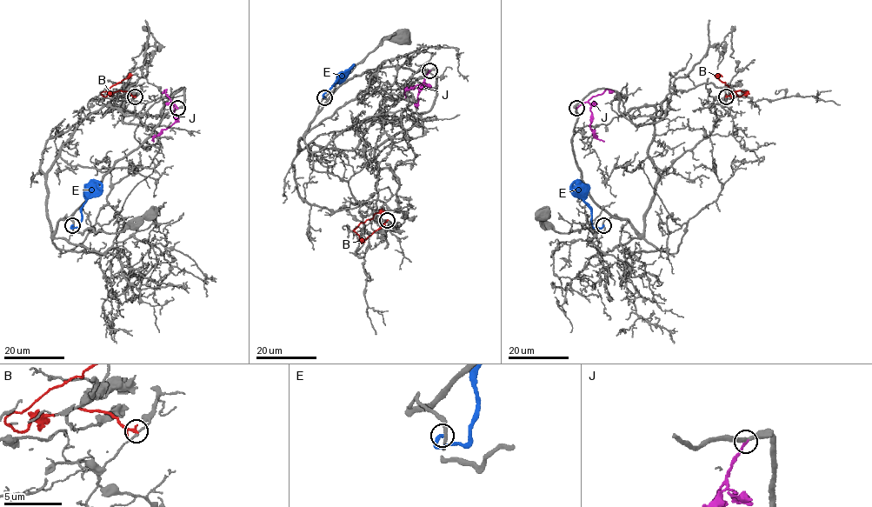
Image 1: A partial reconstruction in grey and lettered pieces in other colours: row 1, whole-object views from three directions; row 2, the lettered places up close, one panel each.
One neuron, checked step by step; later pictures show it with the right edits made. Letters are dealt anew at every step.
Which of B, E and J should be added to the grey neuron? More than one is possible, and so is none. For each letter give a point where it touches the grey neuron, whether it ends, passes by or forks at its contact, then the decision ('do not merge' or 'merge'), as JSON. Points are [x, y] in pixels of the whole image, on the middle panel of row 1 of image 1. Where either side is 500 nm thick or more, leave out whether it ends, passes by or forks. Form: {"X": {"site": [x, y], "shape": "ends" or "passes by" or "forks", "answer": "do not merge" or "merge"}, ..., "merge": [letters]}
{"B": {"site": [387, 220], "shape": "ends", "answer": "do not merge"}, "E": {"site": [324, 97], "shape": "ends", "answer": "do not merge"}, "J": {"site": [429, 70], "shape": "ends", "answer": "do not merge"}, "merge": []}

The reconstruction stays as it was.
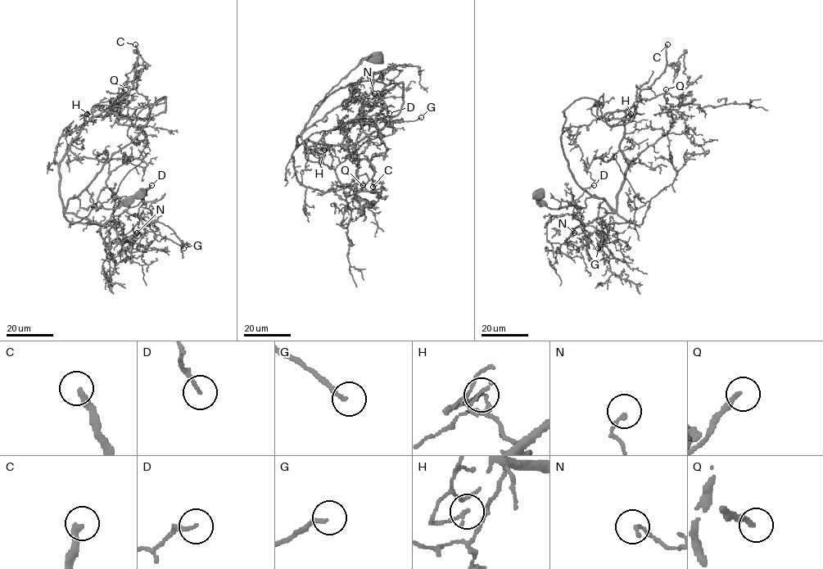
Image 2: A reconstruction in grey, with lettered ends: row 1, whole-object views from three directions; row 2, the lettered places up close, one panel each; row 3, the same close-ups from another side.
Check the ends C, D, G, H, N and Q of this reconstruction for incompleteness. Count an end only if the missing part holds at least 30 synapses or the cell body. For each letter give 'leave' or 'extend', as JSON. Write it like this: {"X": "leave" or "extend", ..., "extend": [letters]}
{"C": "extend", "D": "leave", "G": "extend", "H": "leave", "N": "leave", "Q": "extend", "extend": ["C", "G", "Q"]}

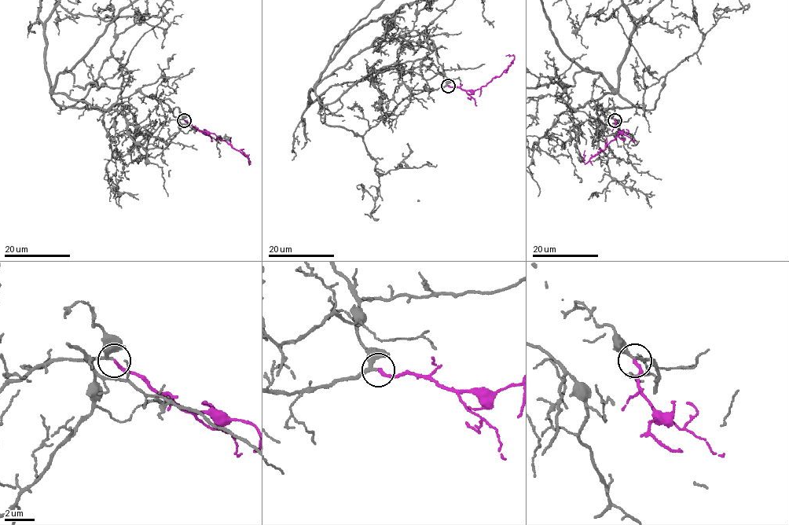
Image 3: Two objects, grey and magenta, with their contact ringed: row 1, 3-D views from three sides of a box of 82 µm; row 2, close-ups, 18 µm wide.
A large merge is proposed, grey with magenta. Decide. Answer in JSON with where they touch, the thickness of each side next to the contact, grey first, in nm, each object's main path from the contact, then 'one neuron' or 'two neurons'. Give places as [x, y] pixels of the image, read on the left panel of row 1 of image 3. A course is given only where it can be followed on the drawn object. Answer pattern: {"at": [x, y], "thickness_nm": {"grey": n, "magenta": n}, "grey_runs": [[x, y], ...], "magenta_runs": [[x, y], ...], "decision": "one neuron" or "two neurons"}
{"at": [184, 120], "thickness_nm": {"grey": 200, "magenta": 200}, "grey_runs": [[183, 119], [138, 136], [123, 105], [101, 111], [51, 96], [65, 69], [84, 88], [126, 87], [159, 69]], "magenta_runs": [[184, 120], [199, 130], [211, 133], [222, 139], [243, 153], [250, 163], [242, 151]], "decision": "one neuron"}

